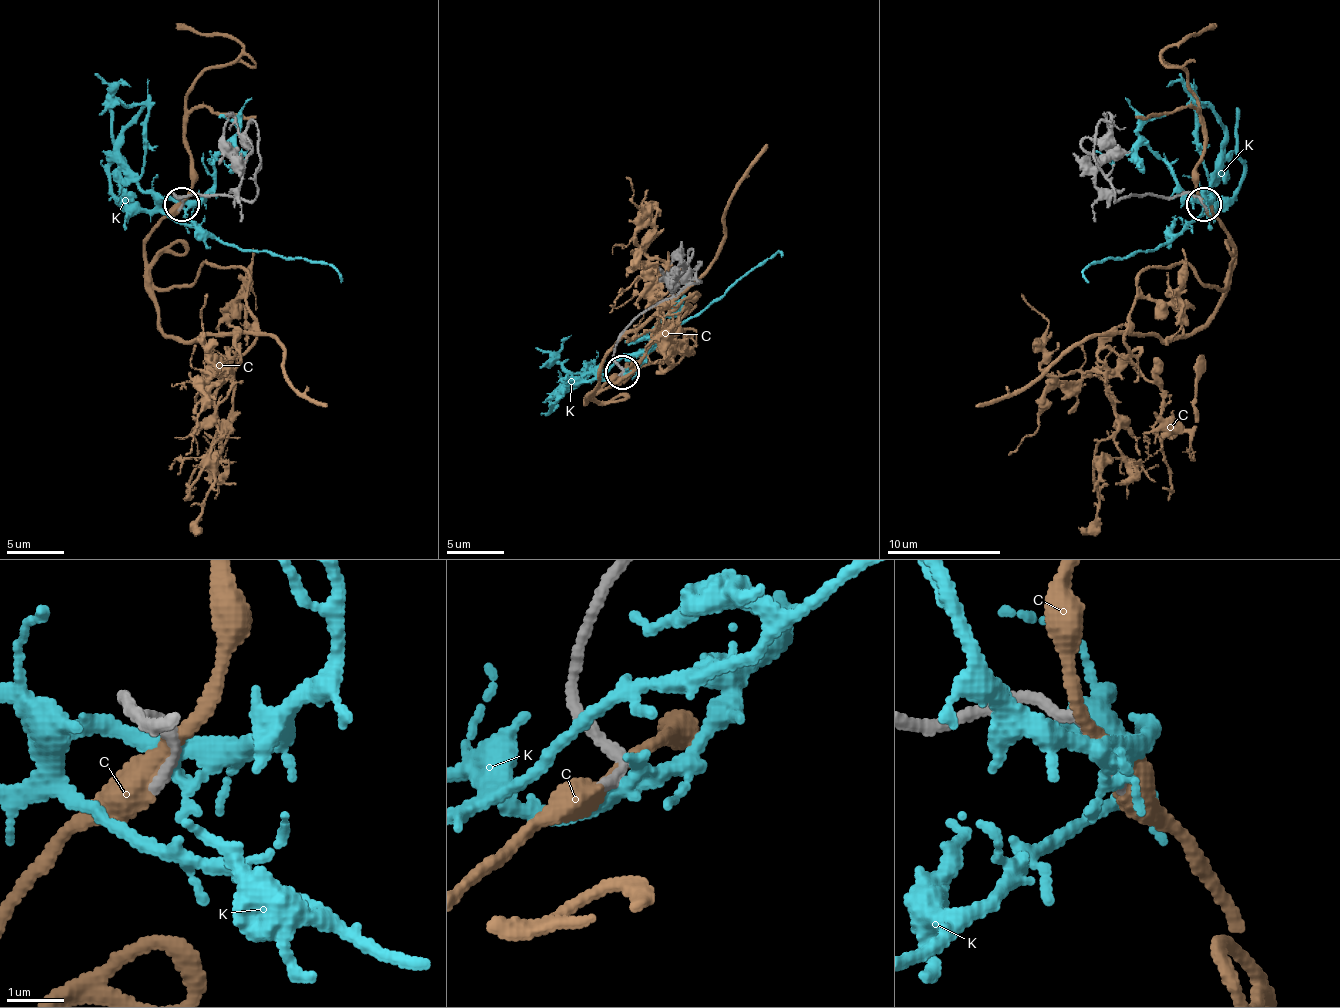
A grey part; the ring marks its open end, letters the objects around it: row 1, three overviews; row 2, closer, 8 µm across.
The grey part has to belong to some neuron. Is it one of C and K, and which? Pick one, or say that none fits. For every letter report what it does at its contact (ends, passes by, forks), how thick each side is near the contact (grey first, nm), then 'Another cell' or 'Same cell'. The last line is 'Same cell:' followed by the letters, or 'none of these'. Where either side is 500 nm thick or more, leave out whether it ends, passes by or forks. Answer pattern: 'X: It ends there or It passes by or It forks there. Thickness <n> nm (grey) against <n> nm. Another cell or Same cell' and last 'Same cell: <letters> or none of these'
C: It passes by. Thickness 240 nm (grey) against 320 nm. Same cell
K: It passes by. Thickness 200 nm (grey) against 340 nm. Another cell
Same cell: C

